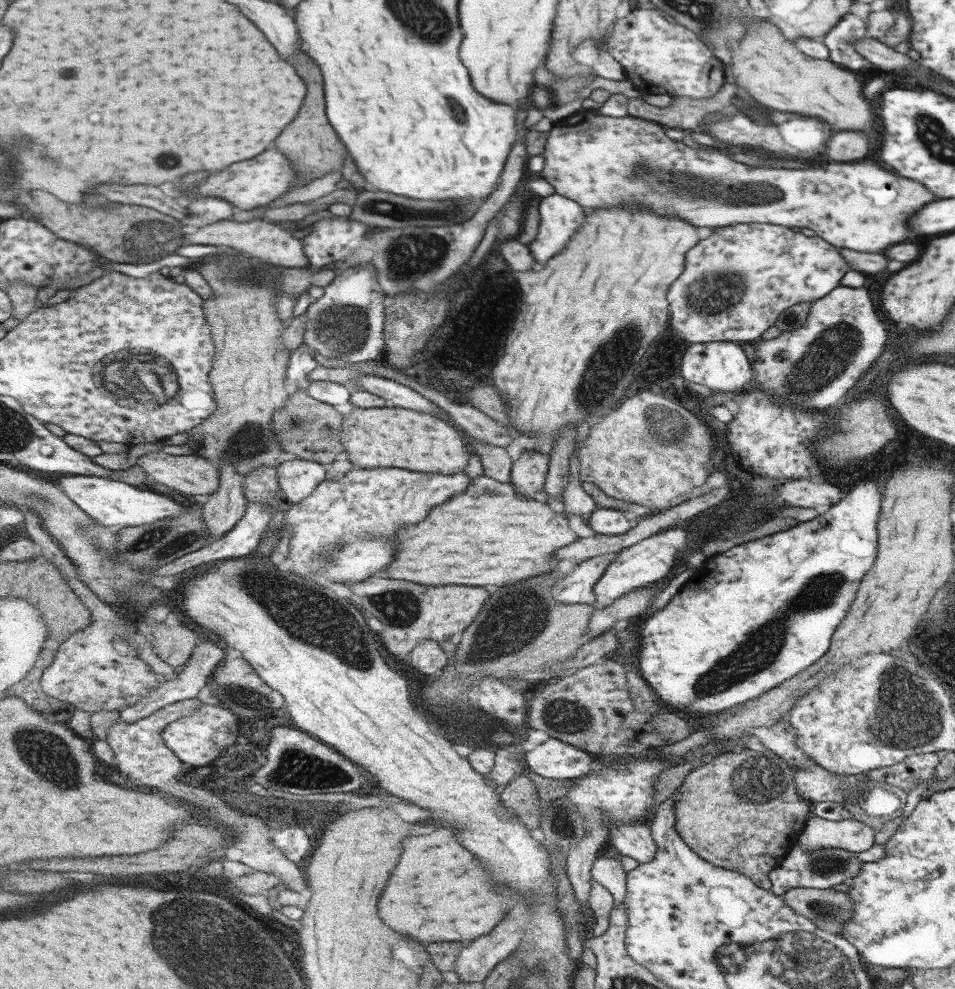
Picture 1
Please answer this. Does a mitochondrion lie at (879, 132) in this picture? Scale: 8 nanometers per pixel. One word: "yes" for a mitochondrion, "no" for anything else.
no

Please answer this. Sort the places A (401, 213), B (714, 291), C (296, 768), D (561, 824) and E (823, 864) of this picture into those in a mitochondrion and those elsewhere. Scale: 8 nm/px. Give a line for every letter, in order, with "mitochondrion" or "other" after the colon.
A: mitochondrion
B: mitochondrion
C: mitochondrion
D: mitochondrion
E: mitochondrion

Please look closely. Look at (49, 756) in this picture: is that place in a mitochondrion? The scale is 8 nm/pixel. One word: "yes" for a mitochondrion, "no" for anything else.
yes

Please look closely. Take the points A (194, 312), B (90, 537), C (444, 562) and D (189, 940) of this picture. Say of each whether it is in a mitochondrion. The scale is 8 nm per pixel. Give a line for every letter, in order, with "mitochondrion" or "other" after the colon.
A: other
B: mitochondrion
C: other
D: mitochondrion

